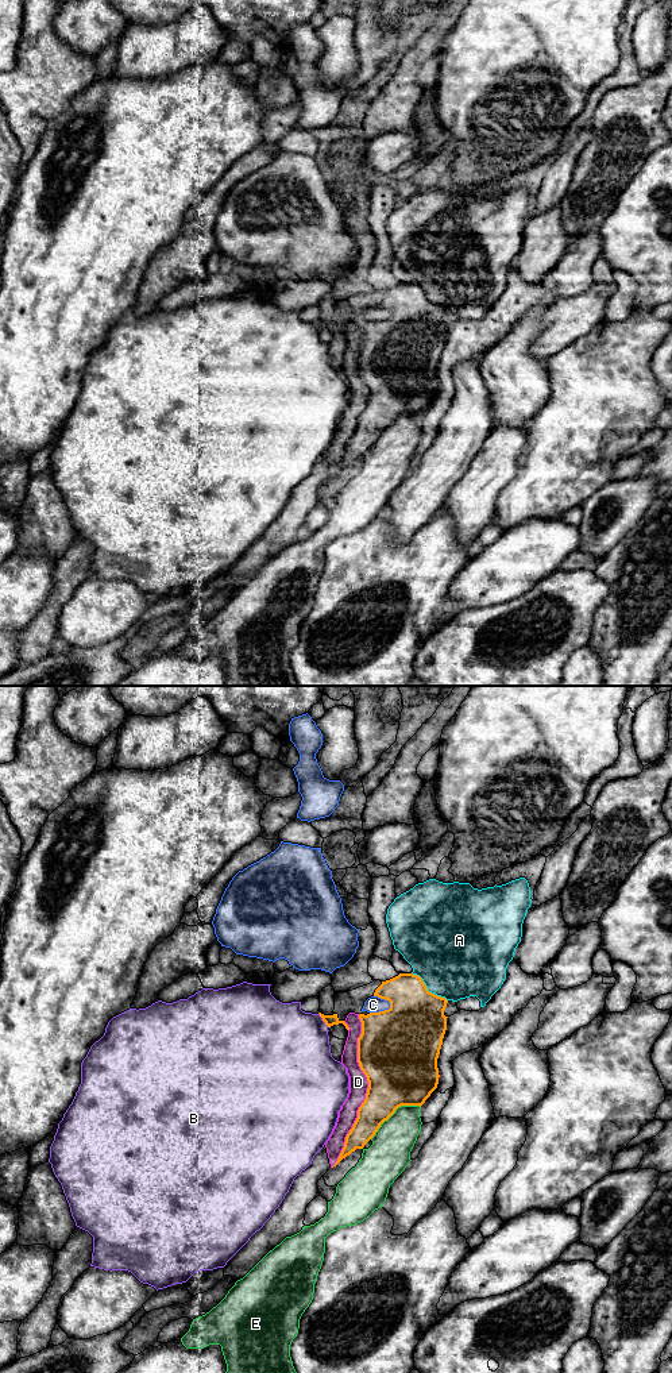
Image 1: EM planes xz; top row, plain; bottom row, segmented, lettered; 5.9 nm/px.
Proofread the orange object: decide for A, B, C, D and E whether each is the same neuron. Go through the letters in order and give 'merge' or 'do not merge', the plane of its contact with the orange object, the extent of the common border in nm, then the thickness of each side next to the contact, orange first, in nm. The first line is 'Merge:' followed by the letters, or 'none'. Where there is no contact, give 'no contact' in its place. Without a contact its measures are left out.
Merge: none
A: do not merge; contact in xz; length 280 nm; calibres 380 and 460 nm
B: do not merge; contact in xz; length 110 nm; calibres 70 and 460 nm
C: do not merge; contact in xz; length 140 nm; calibres 480 and 100 nm
D: do not merge; contact in xz; length 950 nm; calibres 440 and 110 nm
E: do not merge; contact in xz; length 360 nm; calibres 400 and 240 nm

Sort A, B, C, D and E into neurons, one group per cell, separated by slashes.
A / B / C / D / E

